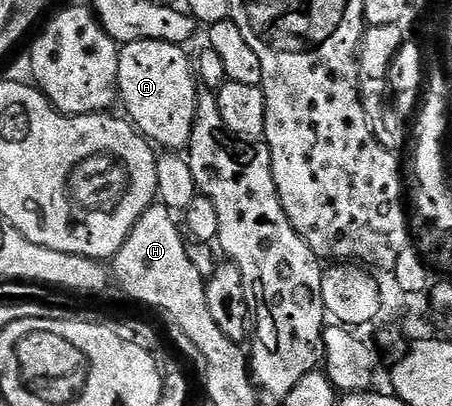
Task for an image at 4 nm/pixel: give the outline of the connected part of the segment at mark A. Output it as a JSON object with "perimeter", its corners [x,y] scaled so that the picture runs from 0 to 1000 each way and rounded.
{"perimeter":[[[334,94],[277,106],[261,128],[261,227],[277,288],[316,340],[367,374],[403,374],[418,362],[434,291],[442,204],[431,155],[412,128],[389,108]]]}

